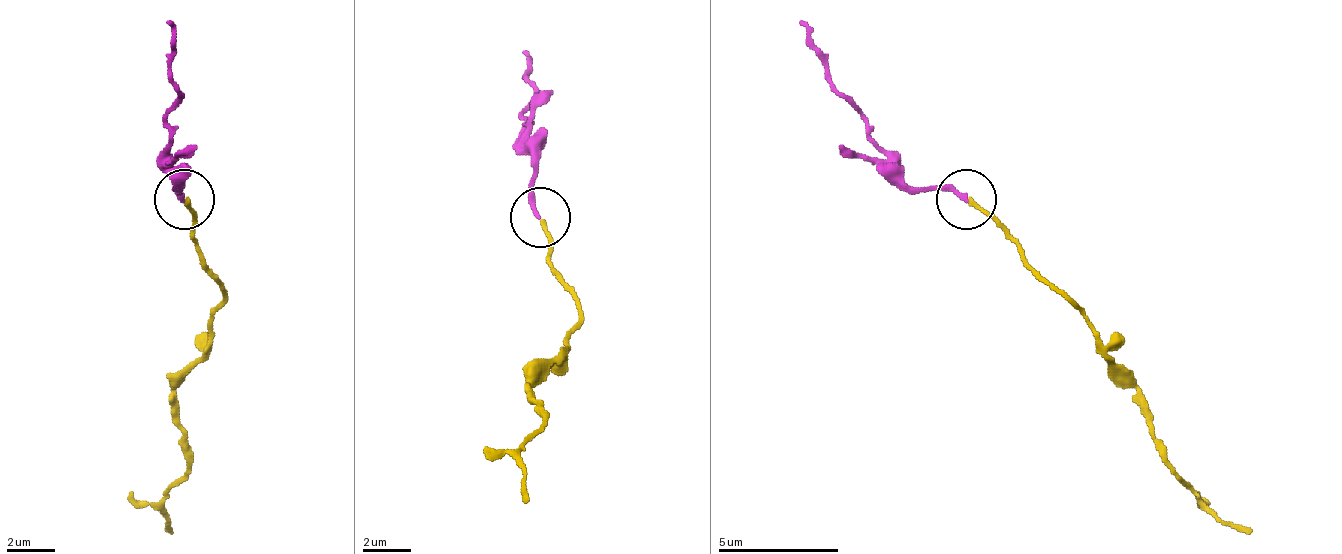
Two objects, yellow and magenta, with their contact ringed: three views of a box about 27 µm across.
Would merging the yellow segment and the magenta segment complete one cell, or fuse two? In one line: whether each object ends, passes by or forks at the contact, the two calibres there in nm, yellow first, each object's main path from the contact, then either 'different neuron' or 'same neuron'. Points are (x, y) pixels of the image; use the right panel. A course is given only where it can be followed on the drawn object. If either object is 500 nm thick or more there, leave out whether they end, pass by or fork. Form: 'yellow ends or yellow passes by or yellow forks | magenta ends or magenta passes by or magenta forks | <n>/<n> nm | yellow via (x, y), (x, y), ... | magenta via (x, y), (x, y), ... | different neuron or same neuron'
yellow ends | magenta ends | 180/180 nm | yellow via (971, 198), (1085, 318), (1103, 354), (1139, 390), (1158, 457), (1206, 505), (1254, 529) | magenta via (965, 198), (905, 180), (874, 143), (868, 119), (838, 89), (802, 23) | same neuron

